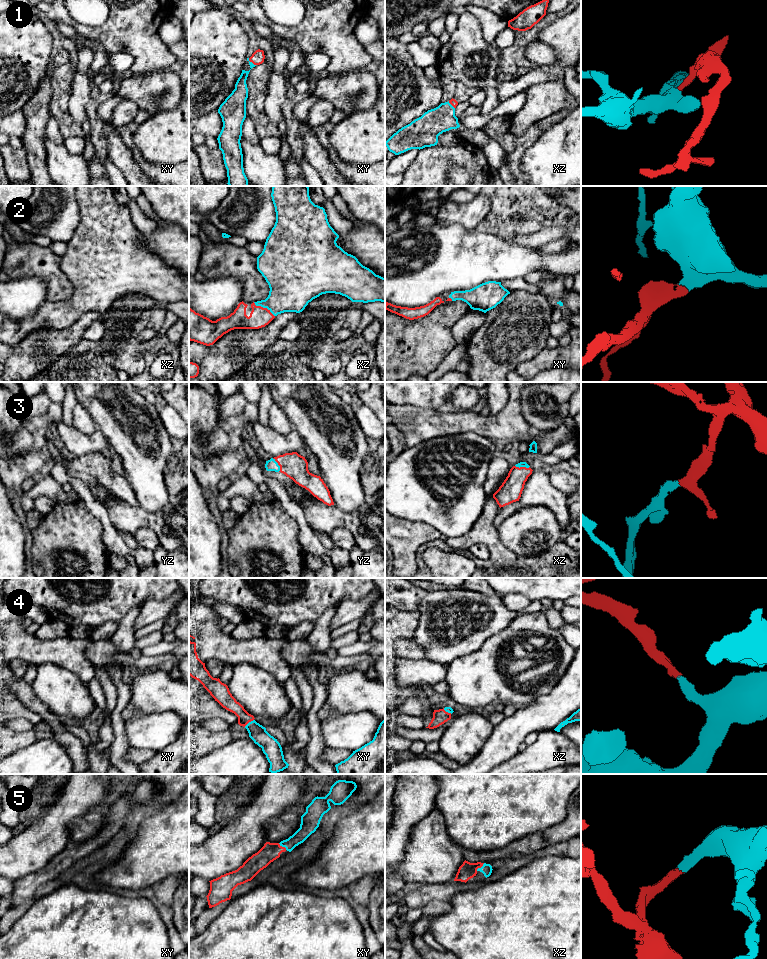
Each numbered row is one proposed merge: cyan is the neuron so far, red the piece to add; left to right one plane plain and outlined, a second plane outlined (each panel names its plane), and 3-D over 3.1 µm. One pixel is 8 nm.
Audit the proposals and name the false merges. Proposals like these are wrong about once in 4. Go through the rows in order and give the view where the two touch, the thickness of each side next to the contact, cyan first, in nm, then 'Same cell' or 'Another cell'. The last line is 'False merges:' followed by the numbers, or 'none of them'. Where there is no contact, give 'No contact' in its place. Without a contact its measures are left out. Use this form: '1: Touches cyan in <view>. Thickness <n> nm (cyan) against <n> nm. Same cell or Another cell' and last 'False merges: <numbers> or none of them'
1: Touches cyan in xy. Thickness 110 nm (cyan) against 110 nm. Same cell
2: Touches cyan in xz. Thickness 340 nm (cyan) against 160 nm. Same cell
3: Touches cyan in yz. Thickness 100 nm (cyan) against 200 nm. Same cell
4: Touches cyan in xy. Thickness 140 nm (cyan) against 120 nm. Same cell
5: Touches cyan in xy. Thickness 110 nm (cyan) against 150 nm. Same cell
False merges: none of them

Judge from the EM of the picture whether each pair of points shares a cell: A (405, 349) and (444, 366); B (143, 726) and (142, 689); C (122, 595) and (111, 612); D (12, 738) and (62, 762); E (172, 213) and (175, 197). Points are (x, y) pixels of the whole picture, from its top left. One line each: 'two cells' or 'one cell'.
A: two cells
B: two cells
C: one cell
D: two cells
E: one cell

